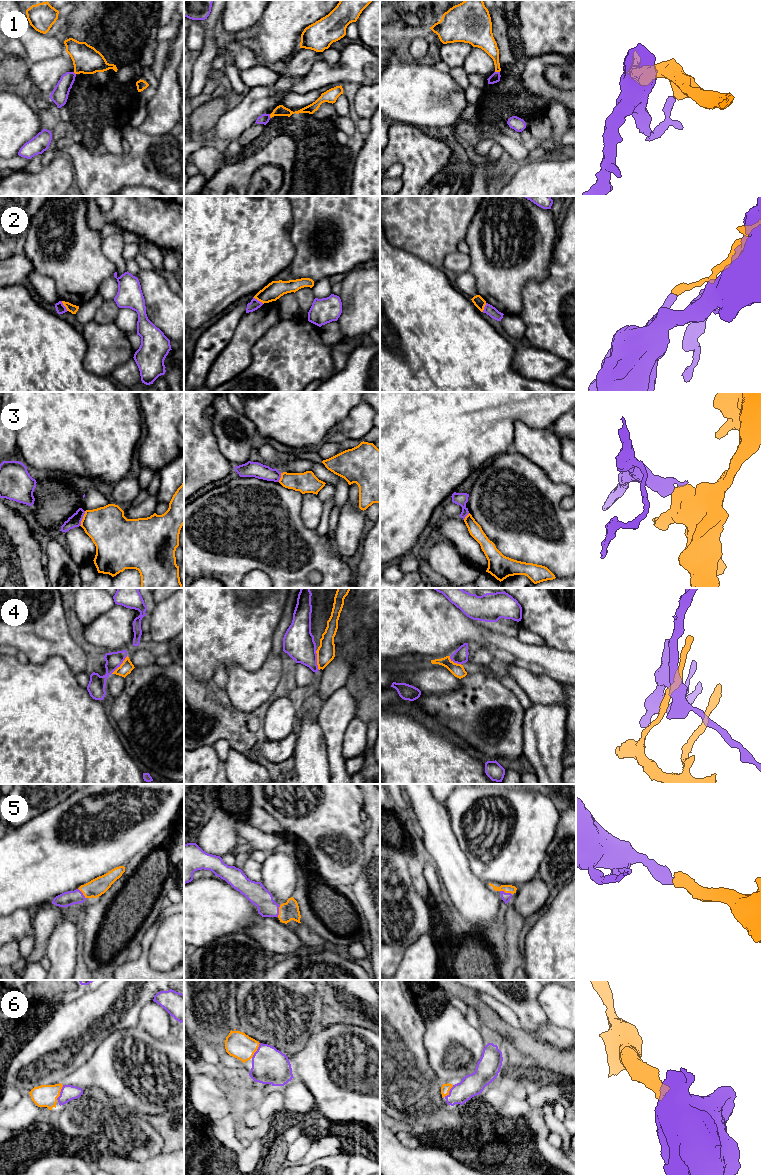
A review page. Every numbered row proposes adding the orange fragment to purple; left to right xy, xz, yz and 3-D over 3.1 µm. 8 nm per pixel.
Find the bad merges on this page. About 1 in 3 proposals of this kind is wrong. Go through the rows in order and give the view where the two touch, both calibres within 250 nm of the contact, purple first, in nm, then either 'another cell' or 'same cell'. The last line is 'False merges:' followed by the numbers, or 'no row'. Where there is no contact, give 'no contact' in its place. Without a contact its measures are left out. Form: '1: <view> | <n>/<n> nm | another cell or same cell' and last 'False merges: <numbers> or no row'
1: yz | 80/130 nm | another cell
2: xy | 80/70 nm | another cell
3: xy | 100/320 nm | another cell
4: xz | 260/140 nm | another cell
5: xz | 170/150 nm | same cell
6: xy | 130/180 nm | same cell
False merges: 1, 2, 3, 4

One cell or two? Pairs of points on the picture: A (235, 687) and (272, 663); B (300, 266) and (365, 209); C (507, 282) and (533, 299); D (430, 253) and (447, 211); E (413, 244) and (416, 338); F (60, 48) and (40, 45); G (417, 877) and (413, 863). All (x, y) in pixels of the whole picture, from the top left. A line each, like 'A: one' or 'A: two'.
A: one
B: one
C: two
D: one
E: two
F: one
G: one

